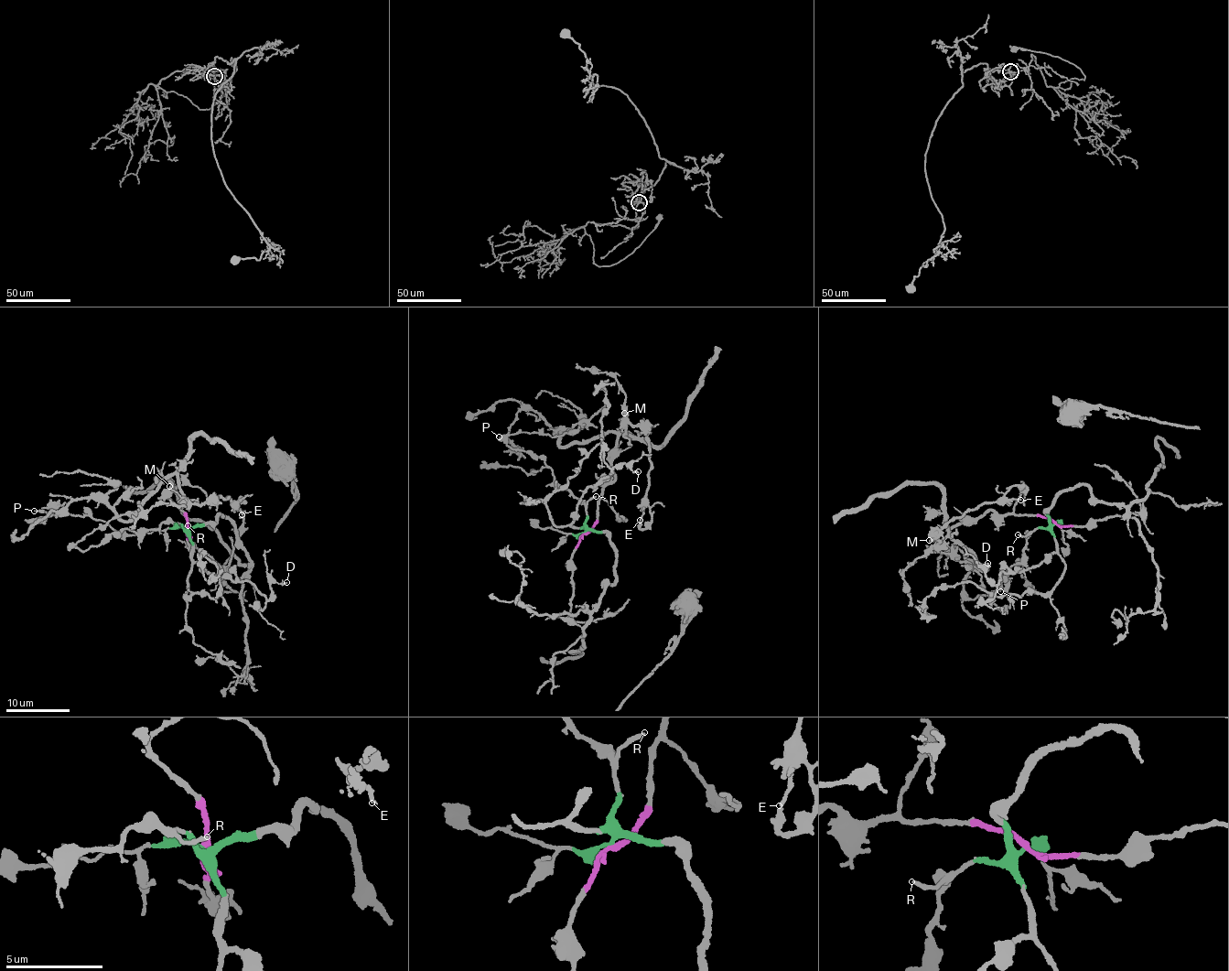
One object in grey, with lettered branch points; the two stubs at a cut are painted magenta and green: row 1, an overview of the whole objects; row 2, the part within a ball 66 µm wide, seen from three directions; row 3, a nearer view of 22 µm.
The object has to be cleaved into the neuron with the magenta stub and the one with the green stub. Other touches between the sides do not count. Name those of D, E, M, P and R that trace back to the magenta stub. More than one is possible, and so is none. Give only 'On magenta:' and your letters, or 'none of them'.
On magenta: E, M, P

